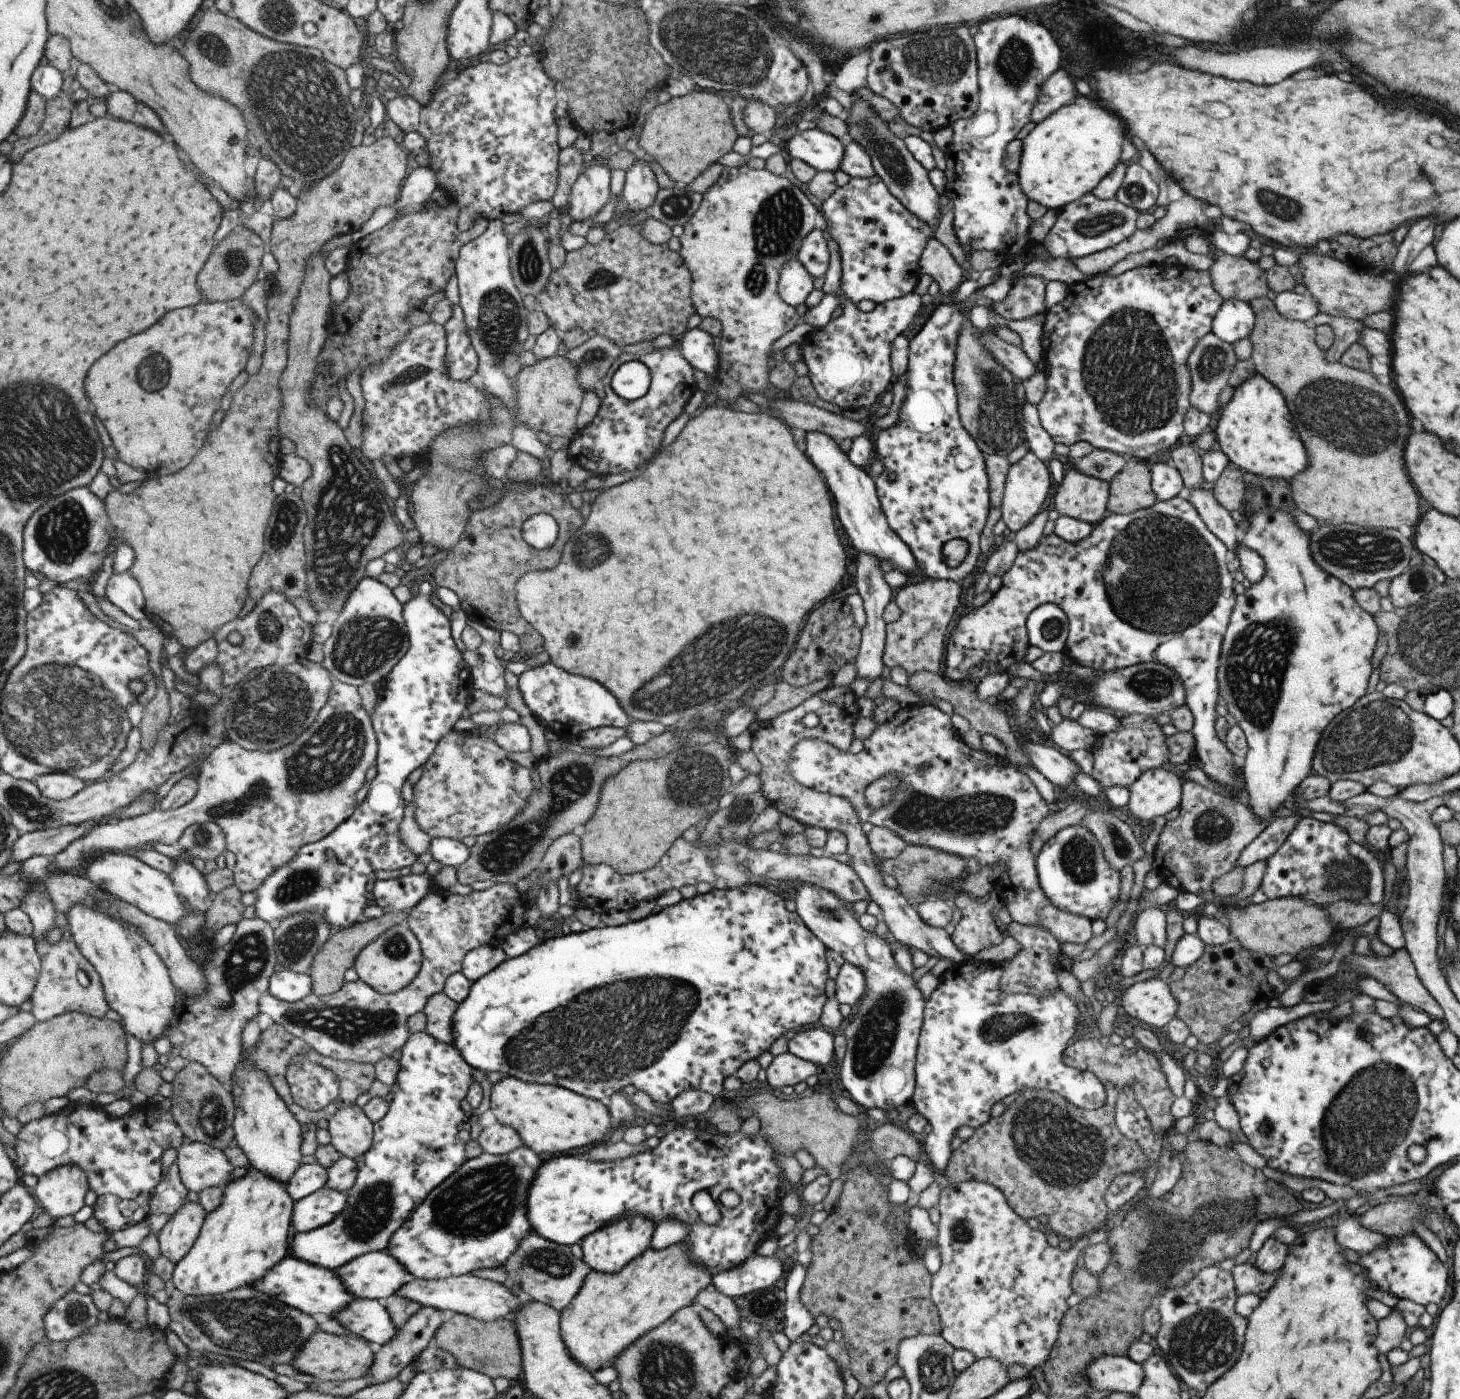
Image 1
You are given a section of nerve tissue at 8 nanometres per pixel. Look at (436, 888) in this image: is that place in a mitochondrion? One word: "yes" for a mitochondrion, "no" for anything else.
no

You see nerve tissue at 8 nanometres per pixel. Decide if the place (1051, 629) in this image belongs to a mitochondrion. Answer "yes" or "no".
yes

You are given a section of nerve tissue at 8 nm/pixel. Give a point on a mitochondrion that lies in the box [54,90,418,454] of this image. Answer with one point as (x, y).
(154, 372)

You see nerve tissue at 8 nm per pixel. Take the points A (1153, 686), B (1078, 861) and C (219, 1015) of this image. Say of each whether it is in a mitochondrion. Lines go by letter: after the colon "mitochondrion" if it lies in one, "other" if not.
A: mitochondrion
B: mitochondrion
C: mitochondrion

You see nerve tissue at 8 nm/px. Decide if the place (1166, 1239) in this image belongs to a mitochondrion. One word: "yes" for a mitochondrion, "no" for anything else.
yes

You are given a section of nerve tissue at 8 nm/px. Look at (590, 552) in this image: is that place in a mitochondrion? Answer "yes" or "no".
yes

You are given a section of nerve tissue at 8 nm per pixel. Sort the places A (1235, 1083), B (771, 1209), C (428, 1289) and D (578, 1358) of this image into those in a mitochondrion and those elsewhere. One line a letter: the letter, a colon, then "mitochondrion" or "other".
A: other
B: other
C: other
D: other

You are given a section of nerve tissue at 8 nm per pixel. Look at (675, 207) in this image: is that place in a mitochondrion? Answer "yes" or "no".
yes

